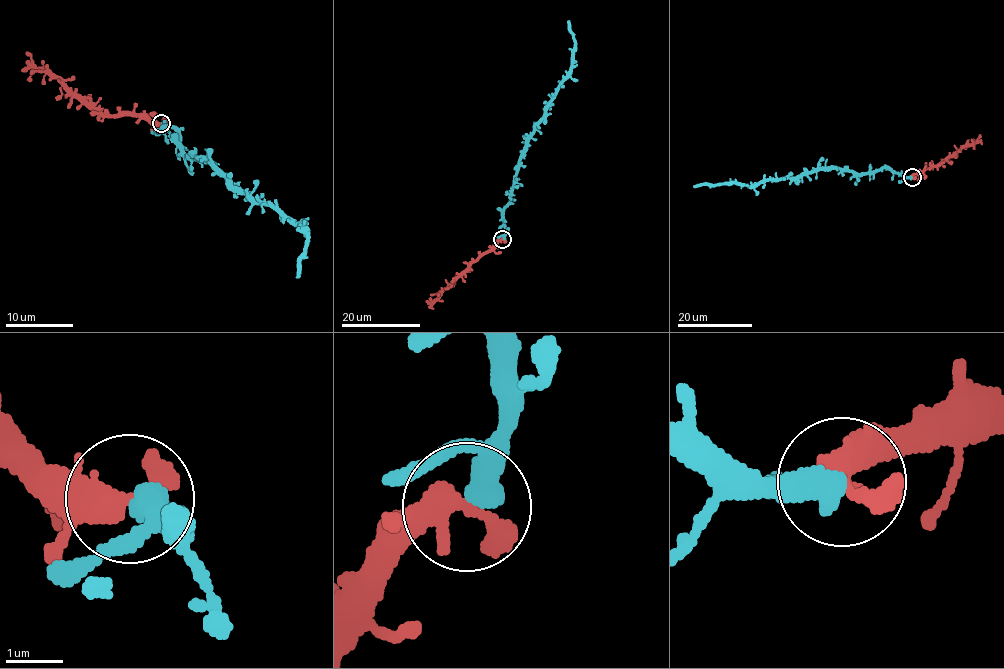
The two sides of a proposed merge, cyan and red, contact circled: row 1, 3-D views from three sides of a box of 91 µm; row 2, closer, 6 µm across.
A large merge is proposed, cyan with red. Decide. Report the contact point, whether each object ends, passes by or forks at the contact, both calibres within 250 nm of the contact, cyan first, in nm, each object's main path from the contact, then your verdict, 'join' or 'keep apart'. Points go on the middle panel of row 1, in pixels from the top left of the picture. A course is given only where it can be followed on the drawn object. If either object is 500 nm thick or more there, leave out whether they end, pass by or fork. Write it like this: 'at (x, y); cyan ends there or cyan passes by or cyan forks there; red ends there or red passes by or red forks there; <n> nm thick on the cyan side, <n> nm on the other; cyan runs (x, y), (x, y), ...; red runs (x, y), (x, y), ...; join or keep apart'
at (502, 239); cyan passes by; red forks there; 360 nm thick on the cyan side, 300 nm on the other; cyan runs (503, 239), (503, 210), (510, 200), (526, 140), (571, 66), (575, 39), (567, 21); red runs (503, 239), (477, 258), (434, 301), (428, 302); join

